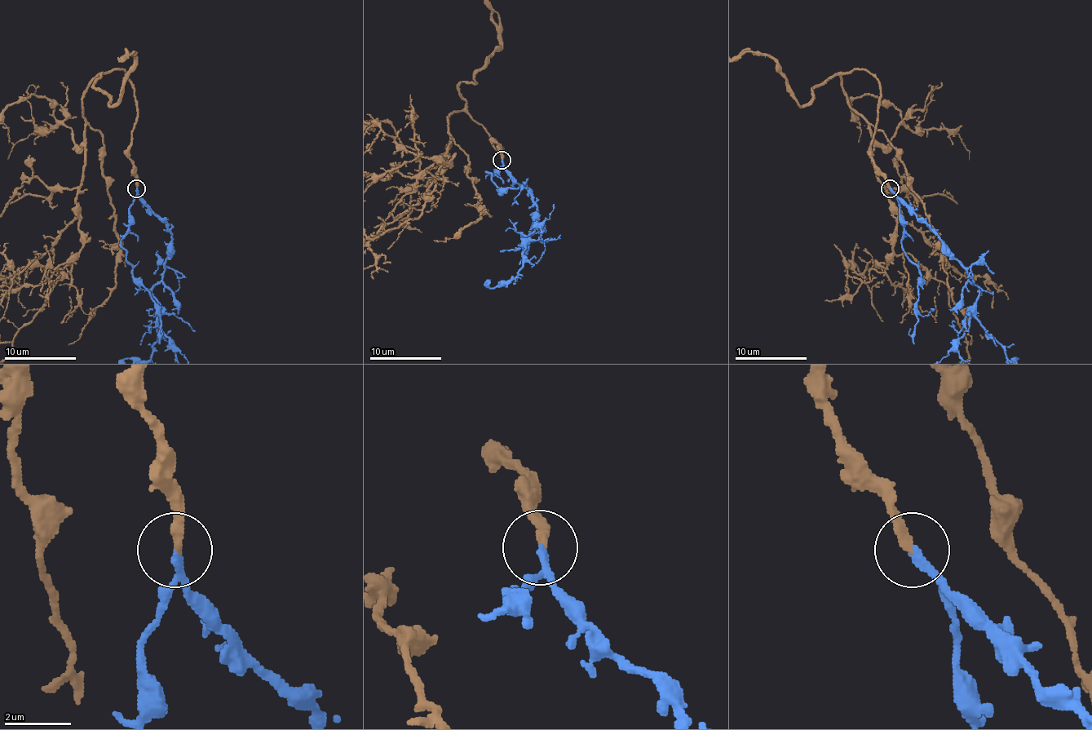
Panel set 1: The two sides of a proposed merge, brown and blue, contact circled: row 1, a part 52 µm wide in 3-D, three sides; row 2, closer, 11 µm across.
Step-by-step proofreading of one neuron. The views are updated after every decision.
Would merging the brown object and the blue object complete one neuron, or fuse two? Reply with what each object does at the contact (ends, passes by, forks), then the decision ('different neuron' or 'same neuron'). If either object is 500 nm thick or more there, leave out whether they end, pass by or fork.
brown ends | blue ends | same neuron

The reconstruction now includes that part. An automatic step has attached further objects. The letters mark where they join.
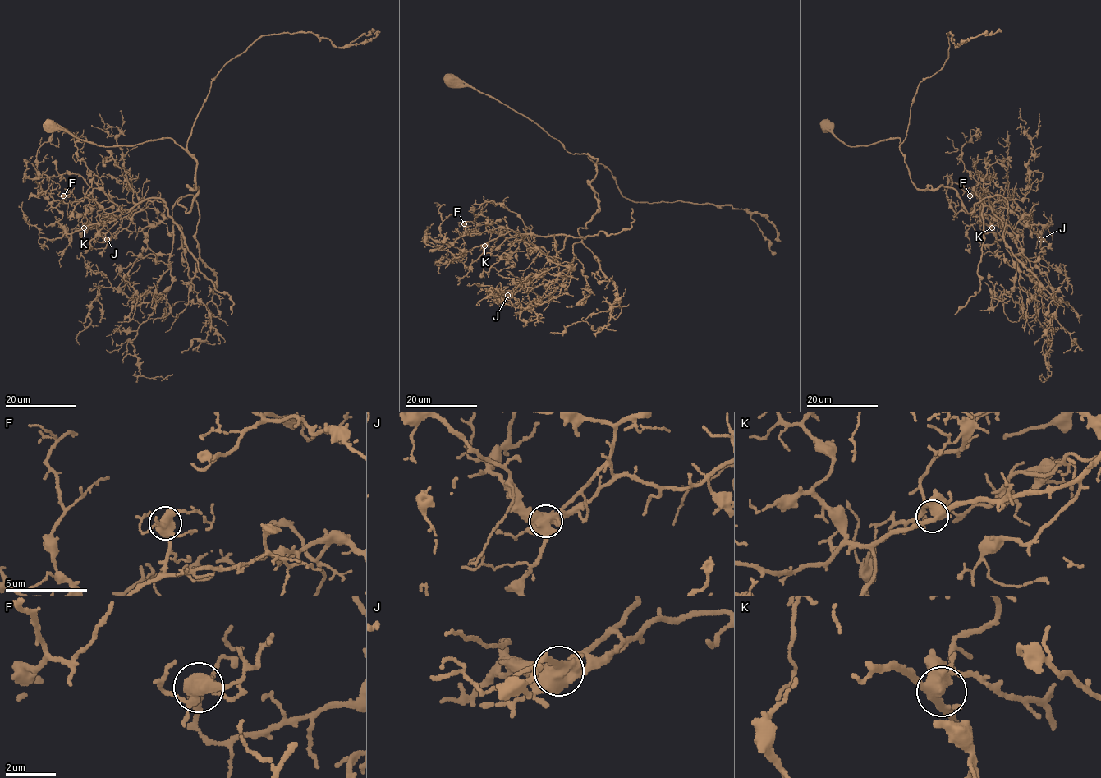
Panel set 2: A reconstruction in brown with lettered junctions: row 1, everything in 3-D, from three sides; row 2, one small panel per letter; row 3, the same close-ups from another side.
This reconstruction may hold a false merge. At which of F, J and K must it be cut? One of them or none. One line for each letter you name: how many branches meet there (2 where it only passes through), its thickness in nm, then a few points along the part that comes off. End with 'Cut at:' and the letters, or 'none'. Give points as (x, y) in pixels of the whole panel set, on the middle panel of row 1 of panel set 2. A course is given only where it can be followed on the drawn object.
J: branches 5; calibre 650 nm; course (508, 296), (537, 276), (563, 248), (566, 237), (510, 231), (444, 263), (436, 261), (457, 260), (458, 251)
Cut at: J

